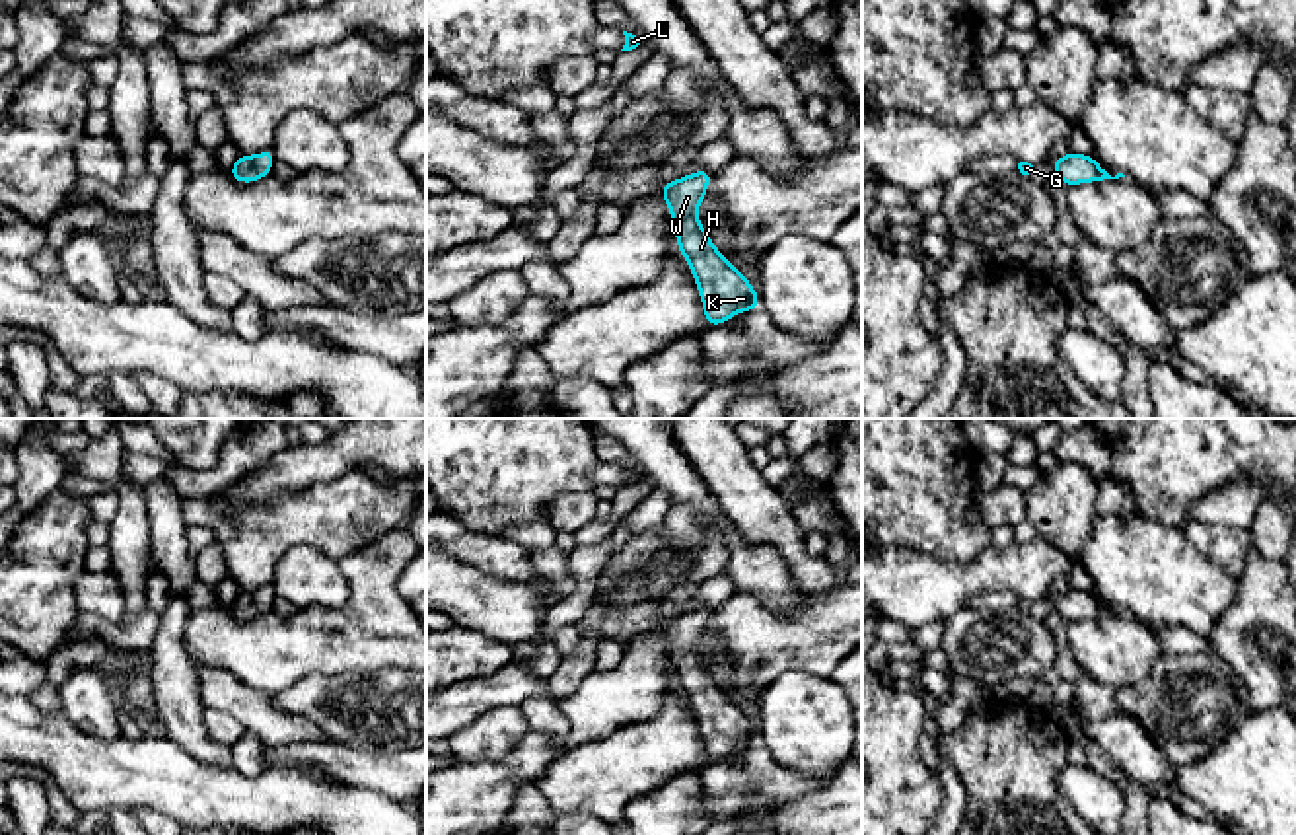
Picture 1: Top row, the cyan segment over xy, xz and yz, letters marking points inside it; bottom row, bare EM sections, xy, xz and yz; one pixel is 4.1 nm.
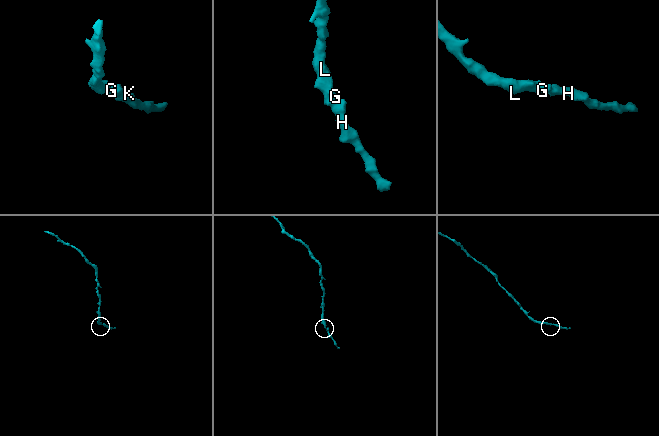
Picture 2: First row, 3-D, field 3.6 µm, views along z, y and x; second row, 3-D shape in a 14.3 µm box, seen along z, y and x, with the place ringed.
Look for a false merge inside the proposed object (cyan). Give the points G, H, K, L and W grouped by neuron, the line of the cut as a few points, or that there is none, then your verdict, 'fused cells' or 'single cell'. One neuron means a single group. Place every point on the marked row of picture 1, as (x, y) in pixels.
groups G H K L W; cut none; single cell

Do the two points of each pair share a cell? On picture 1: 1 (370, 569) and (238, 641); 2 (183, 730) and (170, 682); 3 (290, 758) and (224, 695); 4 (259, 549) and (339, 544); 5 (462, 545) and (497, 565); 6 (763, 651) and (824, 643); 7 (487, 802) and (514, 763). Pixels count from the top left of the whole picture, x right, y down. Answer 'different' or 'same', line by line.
1: same
2: same
3: different
4: same
5: same
6: same
7: same

